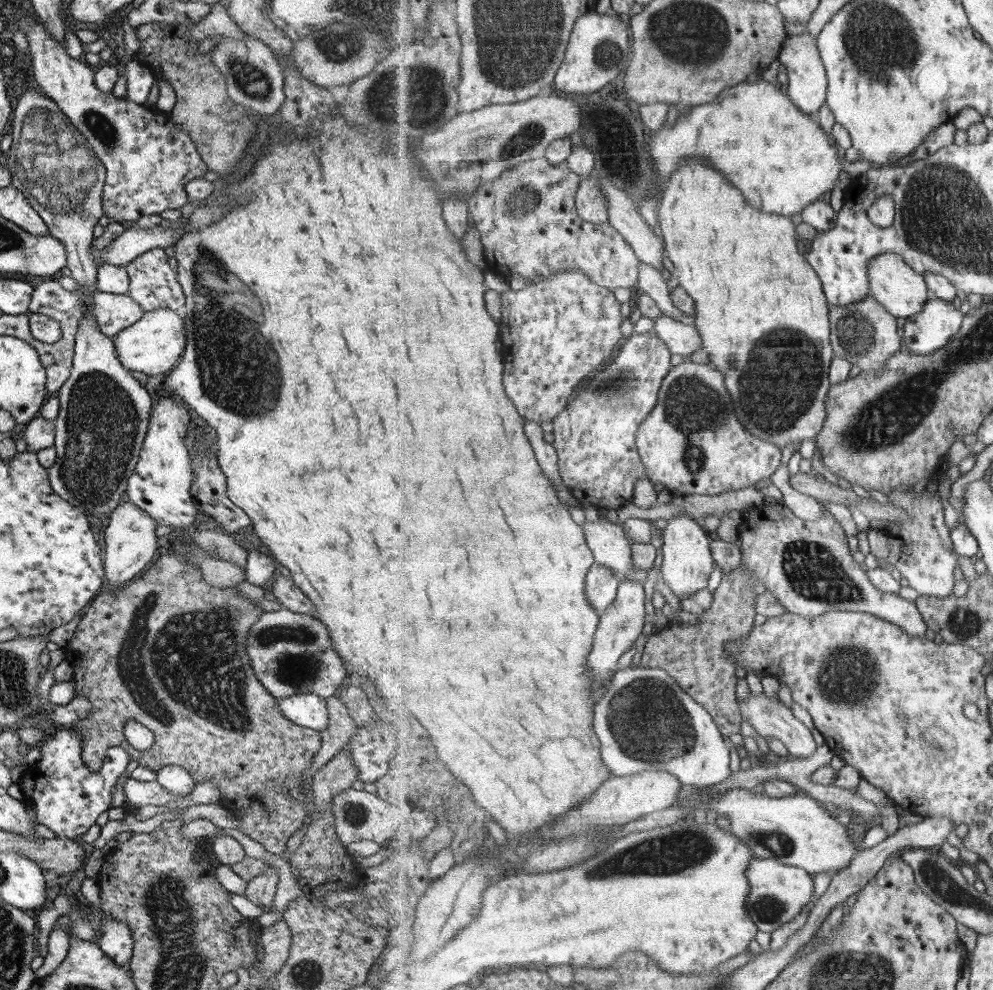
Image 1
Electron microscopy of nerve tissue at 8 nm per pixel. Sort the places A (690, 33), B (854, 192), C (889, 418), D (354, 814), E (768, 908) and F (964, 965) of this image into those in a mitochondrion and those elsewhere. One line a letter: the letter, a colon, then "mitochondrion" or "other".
A: mitochondrion
B: other
C: mitochondrion
D: mitochondrion
E: mitochondrion
F: other

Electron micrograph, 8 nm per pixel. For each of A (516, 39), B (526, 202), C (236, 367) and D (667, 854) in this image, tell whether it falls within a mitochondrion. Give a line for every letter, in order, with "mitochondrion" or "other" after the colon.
A: mitochondrion
B: mitochondrion
C: mitochondrion
D: mitochondrion

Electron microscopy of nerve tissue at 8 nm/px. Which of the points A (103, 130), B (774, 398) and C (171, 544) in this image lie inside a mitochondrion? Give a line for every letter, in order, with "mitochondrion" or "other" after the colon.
A: mitochondrion
B: mitochondrion
C: other

